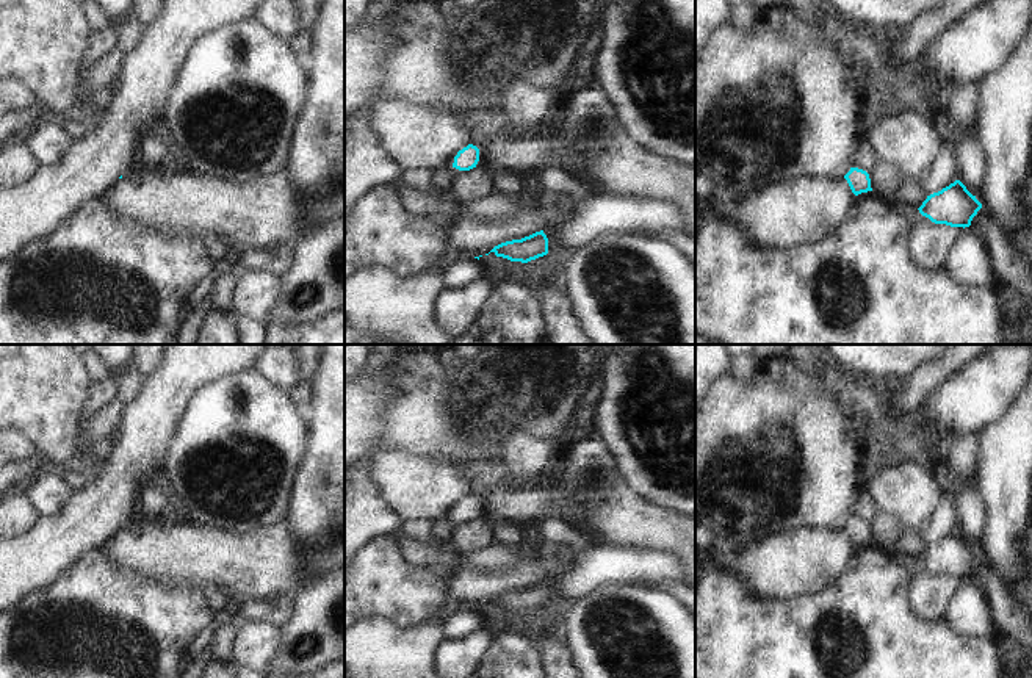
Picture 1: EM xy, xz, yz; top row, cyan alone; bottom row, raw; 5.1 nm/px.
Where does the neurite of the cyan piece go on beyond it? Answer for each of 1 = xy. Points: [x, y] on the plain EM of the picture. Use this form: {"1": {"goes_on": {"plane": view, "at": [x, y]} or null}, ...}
{"1": {"goes_on": null}}

